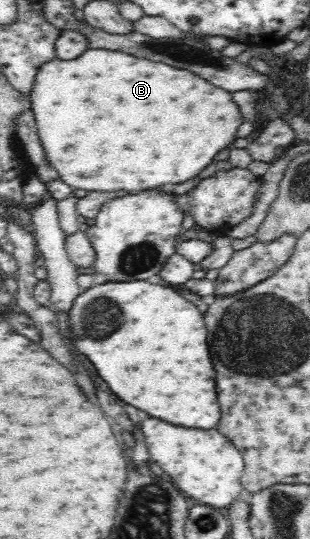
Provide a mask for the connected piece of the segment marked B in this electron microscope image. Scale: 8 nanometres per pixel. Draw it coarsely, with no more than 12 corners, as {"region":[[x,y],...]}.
{"region":[[116,51],[30,93],[70,187],[183,184],[246,116],[186,69]]}

